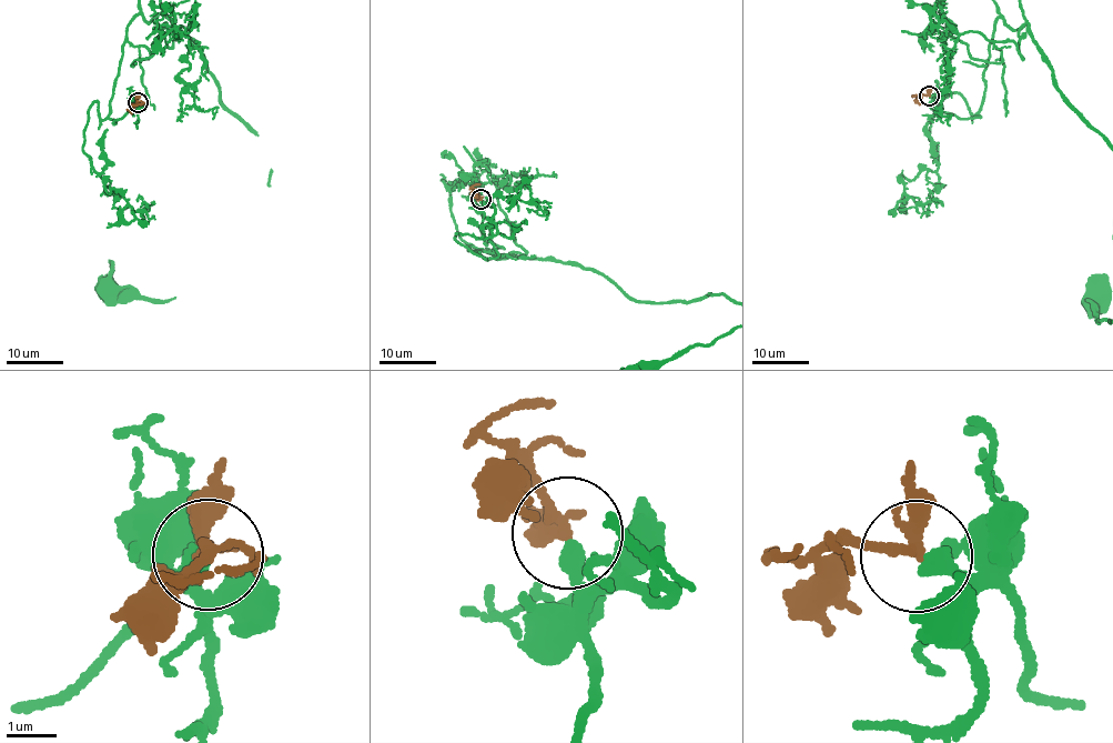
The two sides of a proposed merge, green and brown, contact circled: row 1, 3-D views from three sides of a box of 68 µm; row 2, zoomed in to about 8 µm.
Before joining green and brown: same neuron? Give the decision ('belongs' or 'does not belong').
belongs

